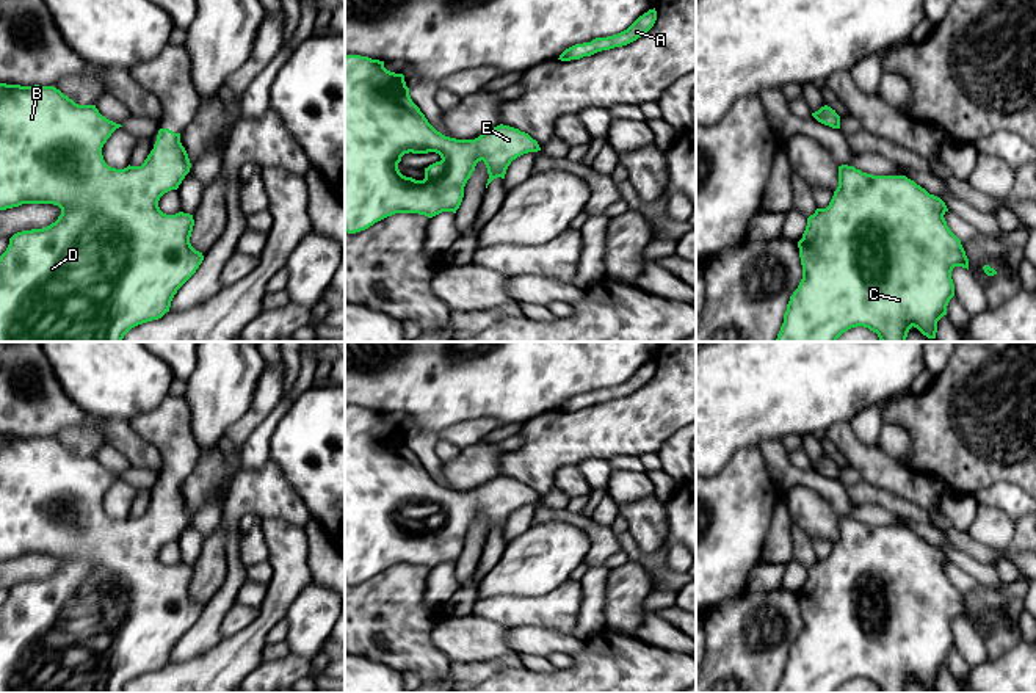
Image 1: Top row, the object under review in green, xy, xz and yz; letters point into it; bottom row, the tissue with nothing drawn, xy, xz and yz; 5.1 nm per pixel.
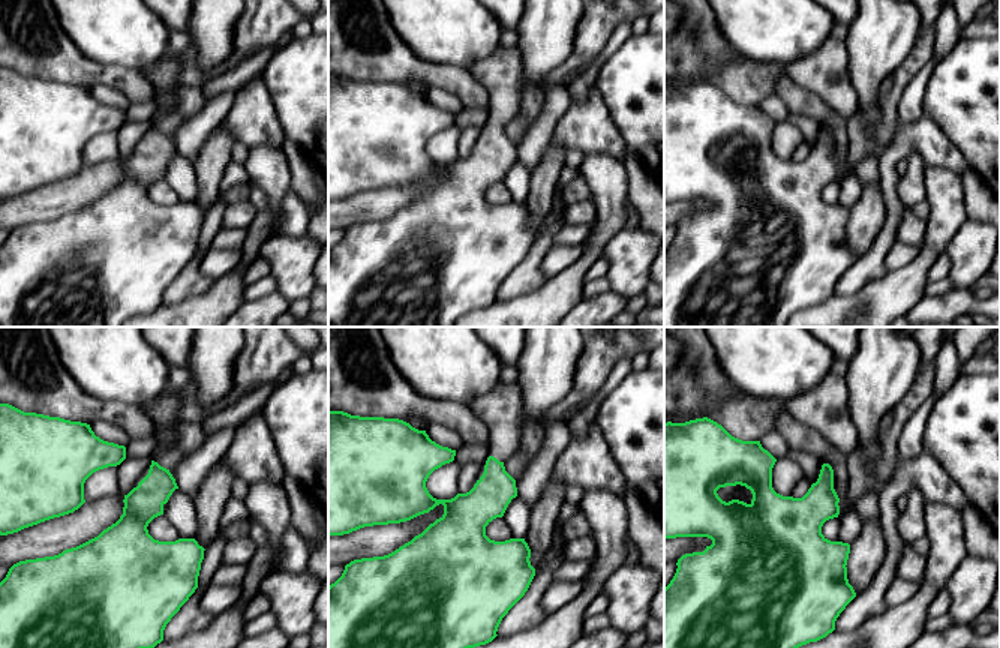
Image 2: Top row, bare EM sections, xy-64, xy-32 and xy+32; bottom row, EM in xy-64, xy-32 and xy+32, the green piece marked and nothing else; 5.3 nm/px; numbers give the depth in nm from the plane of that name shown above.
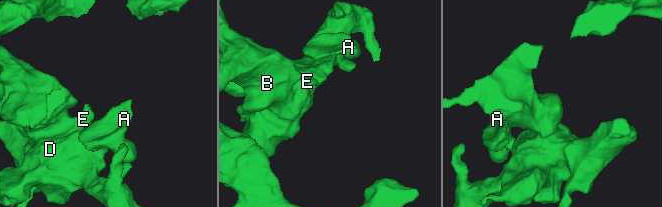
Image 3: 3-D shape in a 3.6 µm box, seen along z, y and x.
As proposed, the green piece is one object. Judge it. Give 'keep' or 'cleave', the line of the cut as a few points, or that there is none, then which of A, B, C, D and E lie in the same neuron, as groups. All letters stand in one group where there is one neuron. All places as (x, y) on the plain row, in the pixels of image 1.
keep; cut none; groups A B C D E

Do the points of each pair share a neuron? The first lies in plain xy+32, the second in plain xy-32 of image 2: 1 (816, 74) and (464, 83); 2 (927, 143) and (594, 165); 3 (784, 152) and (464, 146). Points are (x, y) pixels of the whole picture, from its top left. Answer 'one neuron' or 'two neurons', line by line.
1: two neurons
2: two neurons
3: two neurons

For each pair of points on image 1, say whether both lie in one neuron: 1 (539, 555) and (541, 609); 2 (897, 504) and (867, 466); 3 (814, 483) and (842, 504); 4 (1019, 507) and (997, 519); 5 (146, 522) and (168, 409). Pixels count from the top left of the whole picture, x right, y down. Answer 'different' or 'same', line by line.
1: different
2: different
3: same
4: different
5: same

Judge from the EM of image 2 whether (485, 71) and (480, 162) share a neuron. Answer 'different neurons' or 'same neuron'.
same neuron

